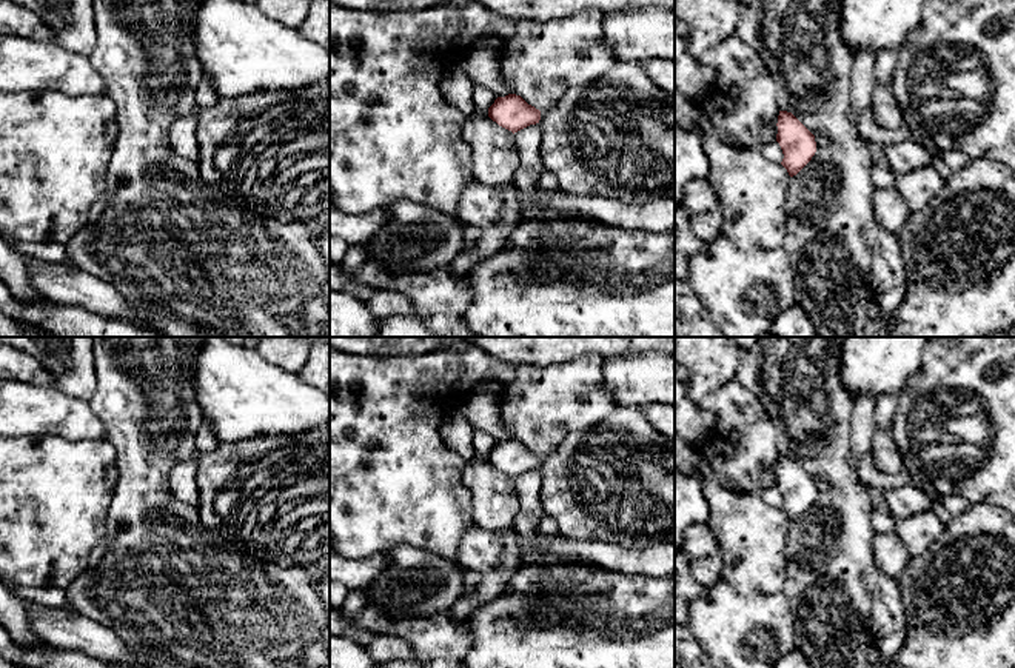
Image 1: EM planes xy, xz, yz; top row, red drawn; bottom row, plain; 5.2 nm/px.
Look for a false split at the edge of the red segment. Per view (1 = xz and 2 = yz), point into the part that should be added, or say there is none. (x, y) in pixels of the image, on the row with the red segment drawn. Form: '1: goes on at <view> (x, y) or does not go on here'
1: does not go on here
2: does not go on here

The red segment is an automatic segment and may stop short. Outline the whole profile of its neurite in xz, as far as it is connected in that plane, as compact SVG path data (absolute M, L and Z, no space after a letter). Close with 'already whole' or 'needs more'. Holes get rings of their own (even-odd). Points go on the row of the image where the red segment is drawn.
M508 94L494 100L488 108L488 117L514 134L539 123L541 111L528 105L521 95Z | already whole

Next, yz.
M779 111L776 126L776 142L784 154L781 165L787 169L789 175L793 177L815 155L815 135L792 112L787 111Z | already whole

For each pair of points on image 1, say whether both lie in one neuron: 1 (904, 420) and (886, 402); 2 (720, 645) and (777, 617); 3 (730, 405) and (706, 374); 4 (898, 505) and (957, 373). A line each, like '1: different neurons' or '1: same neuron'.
1: different neurons
2: same neuron
3: different neurons
4: different neurons

